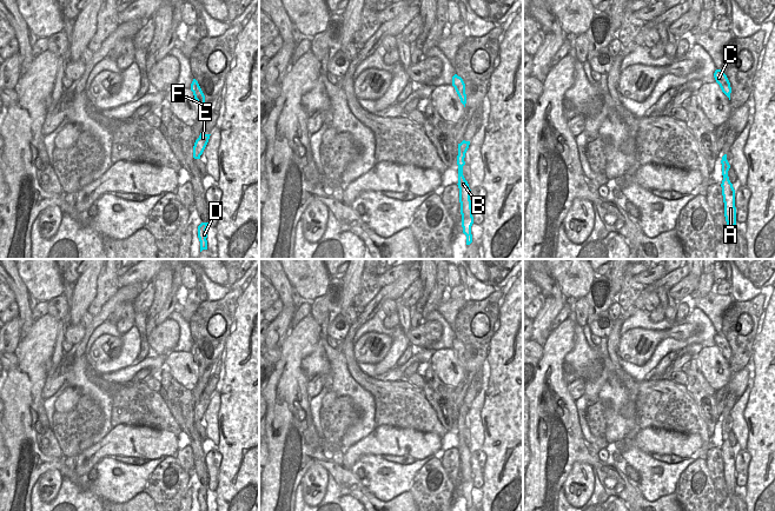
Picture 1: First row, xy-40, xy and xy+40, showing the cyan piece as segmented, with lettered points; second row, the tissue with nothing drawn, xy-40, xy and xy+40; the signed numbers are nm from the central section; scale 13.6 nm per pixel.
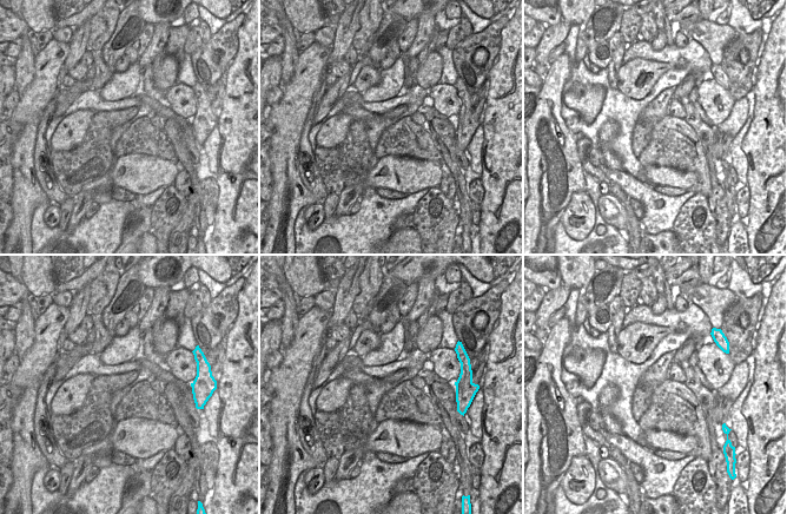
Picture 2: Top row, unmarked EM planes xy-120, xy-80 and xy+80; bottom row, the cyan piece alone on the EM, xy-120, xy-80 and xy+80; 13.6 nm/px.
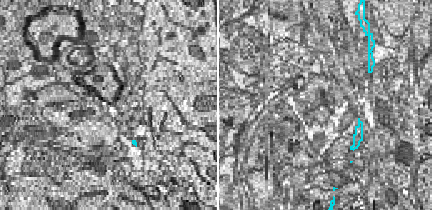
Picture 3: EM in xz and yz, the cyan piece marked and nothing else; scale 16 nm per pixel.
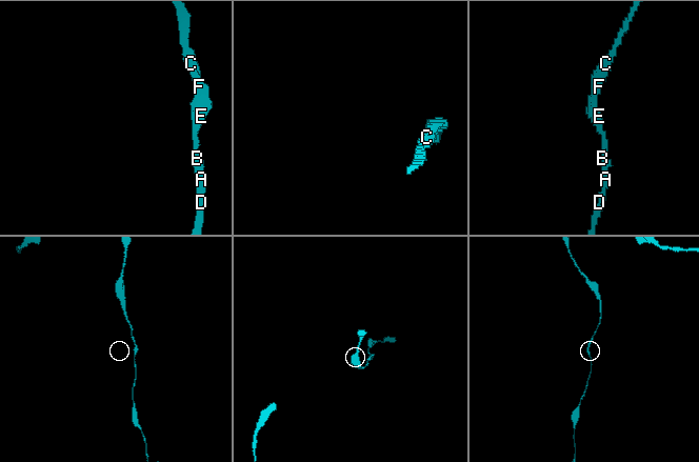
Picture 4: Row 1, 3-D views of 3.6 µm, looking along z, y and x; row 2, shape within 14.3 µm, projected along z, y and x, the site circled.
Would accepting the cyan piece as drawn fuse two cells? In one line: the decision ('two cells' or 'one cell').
one cell

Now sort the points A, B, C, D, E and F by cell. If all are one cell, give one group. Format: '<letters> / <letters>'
A B C D E F

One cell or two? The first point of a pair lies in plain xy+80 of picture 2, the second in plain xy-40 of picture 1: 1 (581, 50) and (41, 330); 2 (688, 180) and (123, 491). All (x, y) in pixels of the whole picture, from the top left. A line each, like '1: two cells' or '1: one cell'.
1: two cells
2: two cells

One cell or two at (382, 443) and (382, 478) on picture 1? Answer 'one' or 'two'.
two

